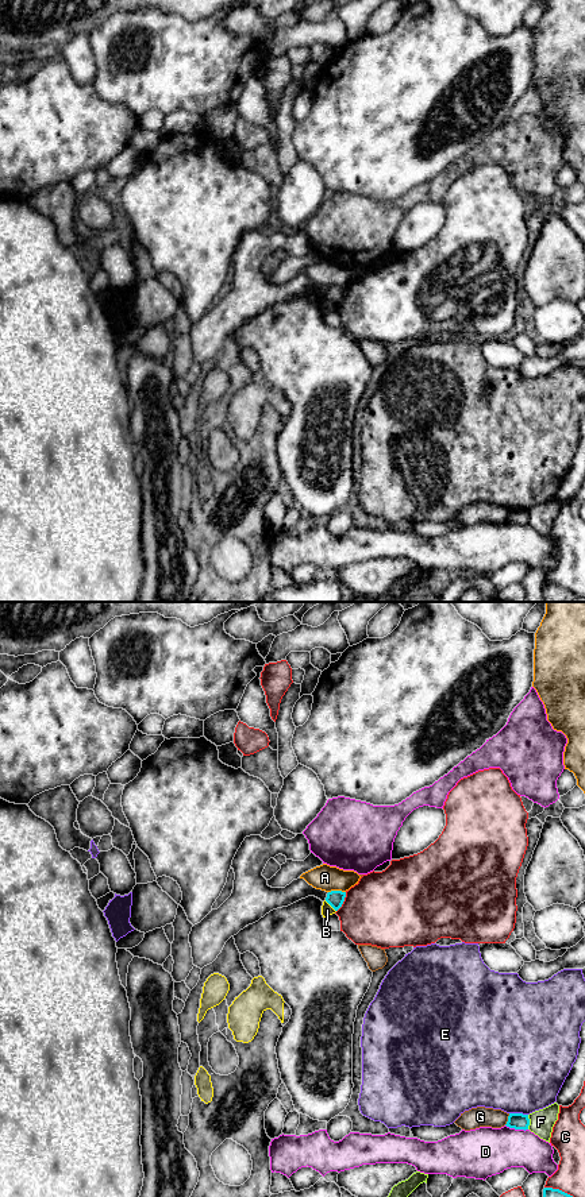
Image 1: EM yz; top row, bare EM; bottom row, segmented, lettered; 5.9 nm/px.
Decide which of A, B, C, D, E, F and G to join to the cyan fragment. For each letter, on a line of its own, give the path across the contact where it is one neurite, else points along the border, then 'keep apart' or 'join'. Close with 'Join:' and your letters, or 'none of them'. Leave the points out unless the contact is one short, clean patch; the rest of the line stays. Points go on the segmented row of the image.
A: keep apart
B: keep apart
C: keep apart
D: keep apart
E: keep apart
F: keep apart
G: keep apart
Join: none of them

